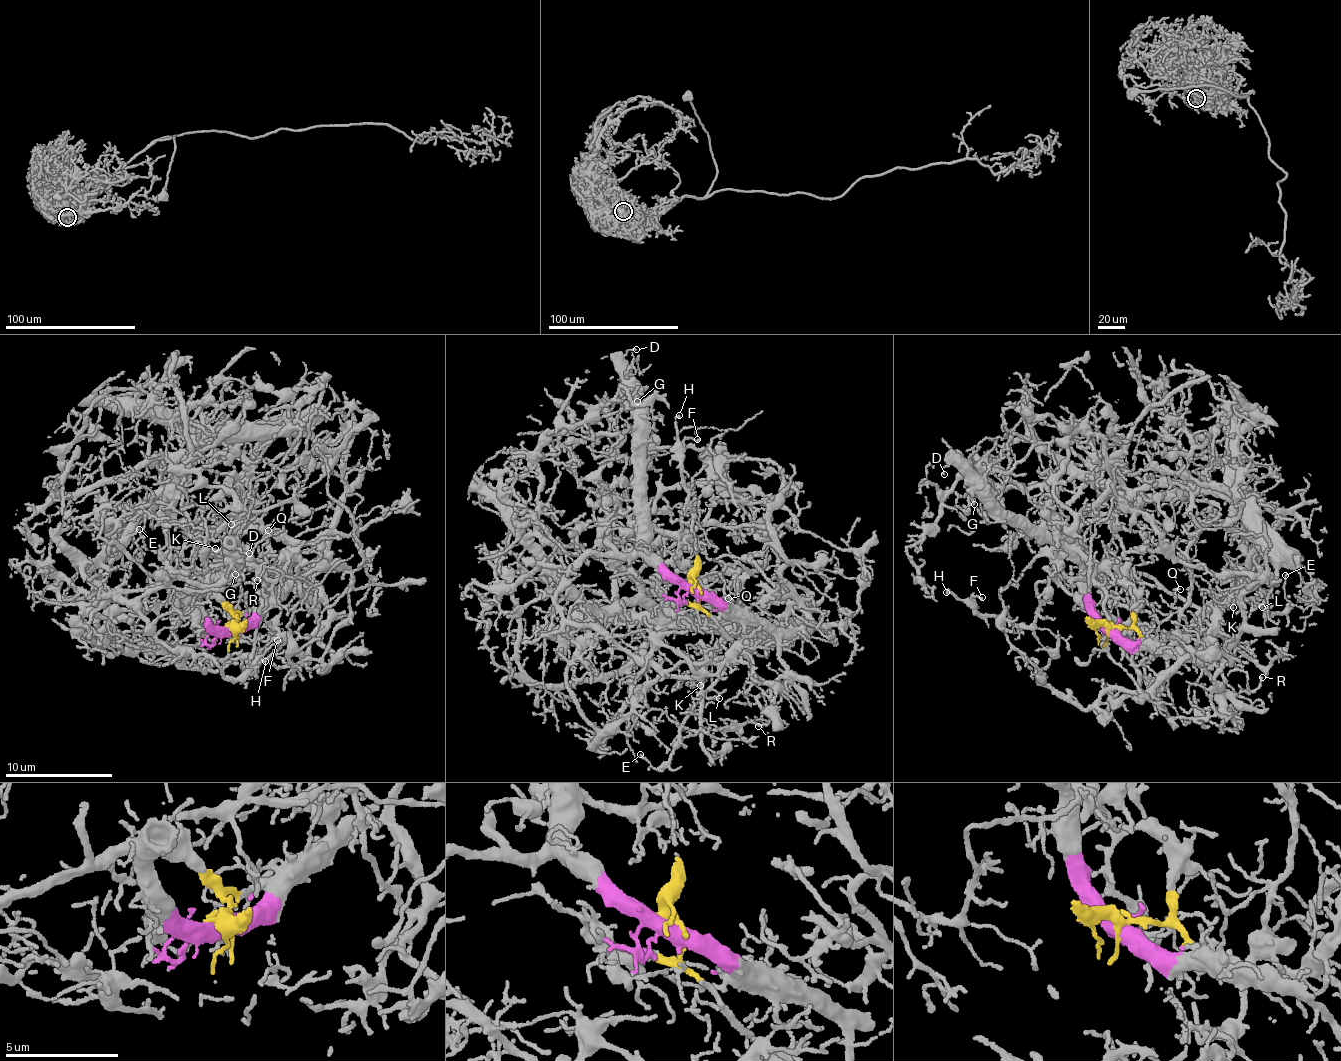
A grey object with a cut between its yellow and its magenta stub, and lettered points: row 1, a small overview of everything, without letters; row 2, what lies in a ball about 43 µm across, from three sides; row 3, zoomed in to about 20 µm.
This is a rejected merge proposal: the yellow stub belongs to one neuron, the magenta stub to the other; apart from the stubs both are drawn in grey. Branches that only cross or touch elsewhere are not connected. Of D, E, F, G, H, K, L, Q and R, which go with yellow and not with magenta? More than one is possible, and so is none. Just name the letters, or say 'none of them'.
E, K, L, R

